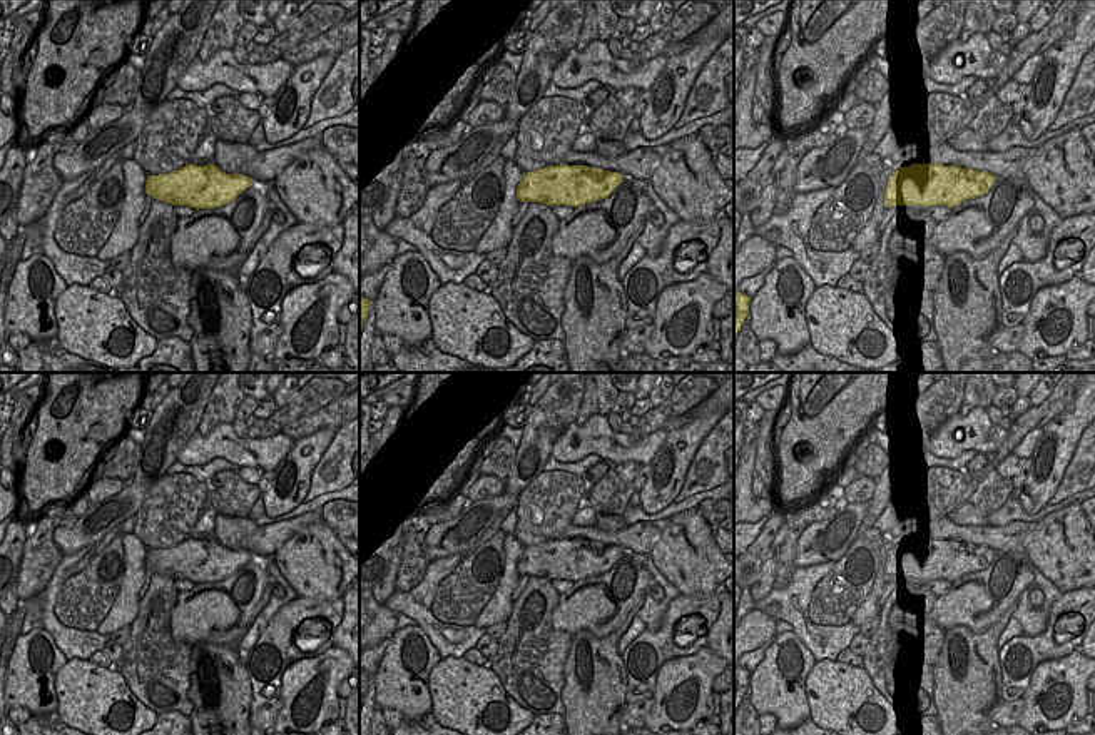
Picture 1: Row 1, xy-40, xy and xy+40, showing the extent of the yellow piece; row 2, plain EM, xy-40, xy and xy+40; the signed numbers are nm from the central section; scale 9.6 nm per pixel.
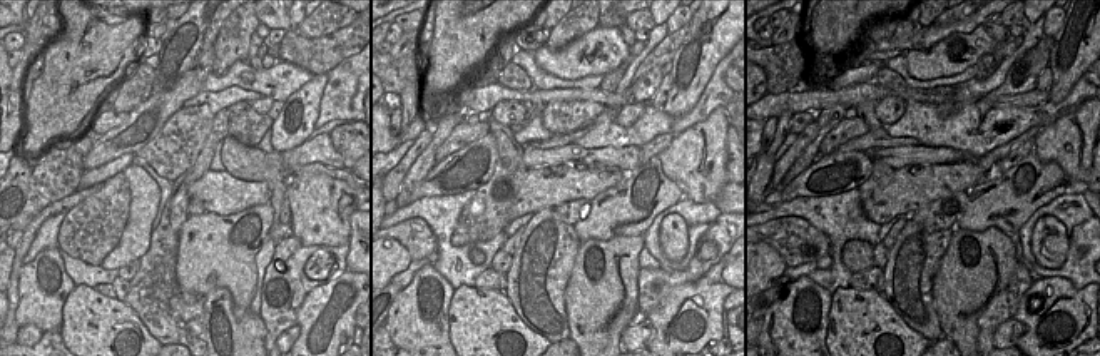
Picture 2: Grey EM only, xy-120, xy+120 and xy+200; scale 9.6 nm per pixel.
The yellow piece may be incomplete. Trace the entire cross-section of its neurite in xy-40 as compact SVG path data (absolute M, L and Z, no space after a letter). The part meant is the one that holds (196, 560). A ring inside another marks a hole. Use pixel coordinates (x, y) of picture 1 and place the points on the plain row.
M186 538L171 548L149 550L145 568L176 580L196 585L222 581L252 560L244 548L226 548L214 538Z

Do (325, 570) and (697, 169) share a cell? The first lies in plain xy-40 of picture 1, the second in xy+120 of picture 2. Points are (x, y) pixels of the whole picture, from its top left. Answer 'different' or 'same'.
same

